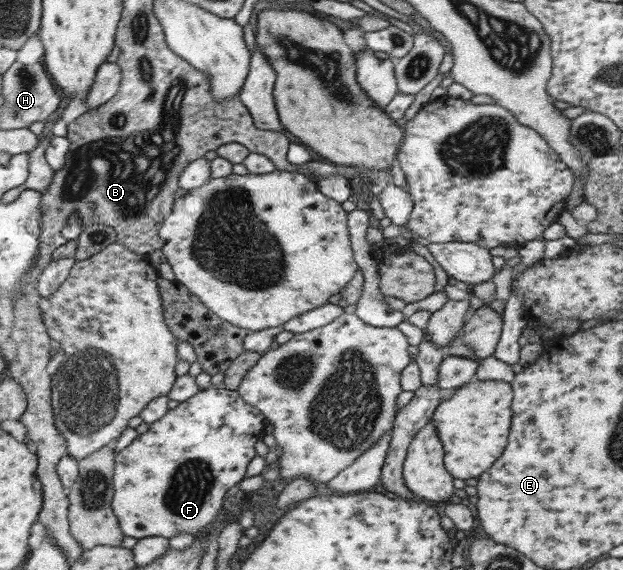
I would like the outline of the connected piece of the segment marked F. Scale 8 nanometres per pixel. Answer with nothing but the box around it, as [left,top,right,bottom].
[113,387,267,540]

